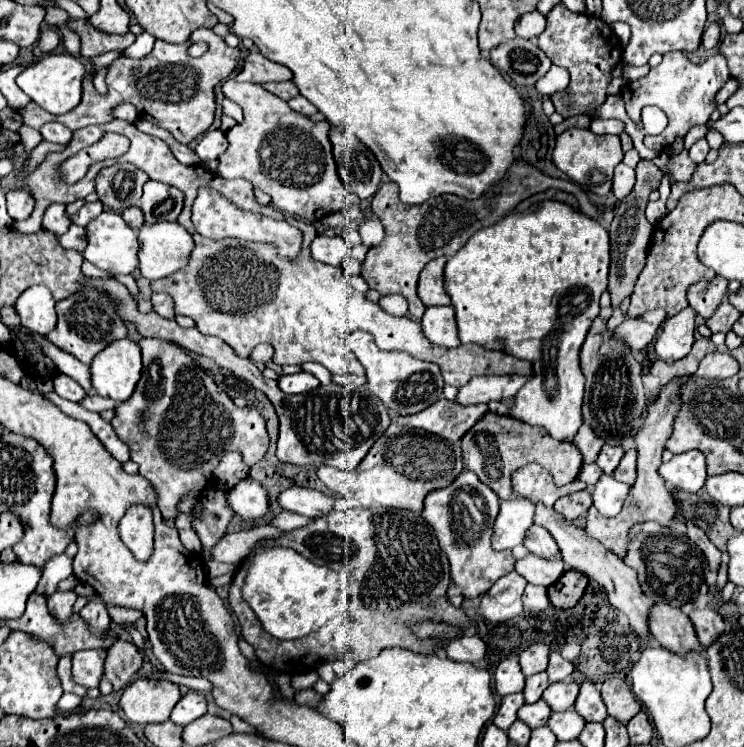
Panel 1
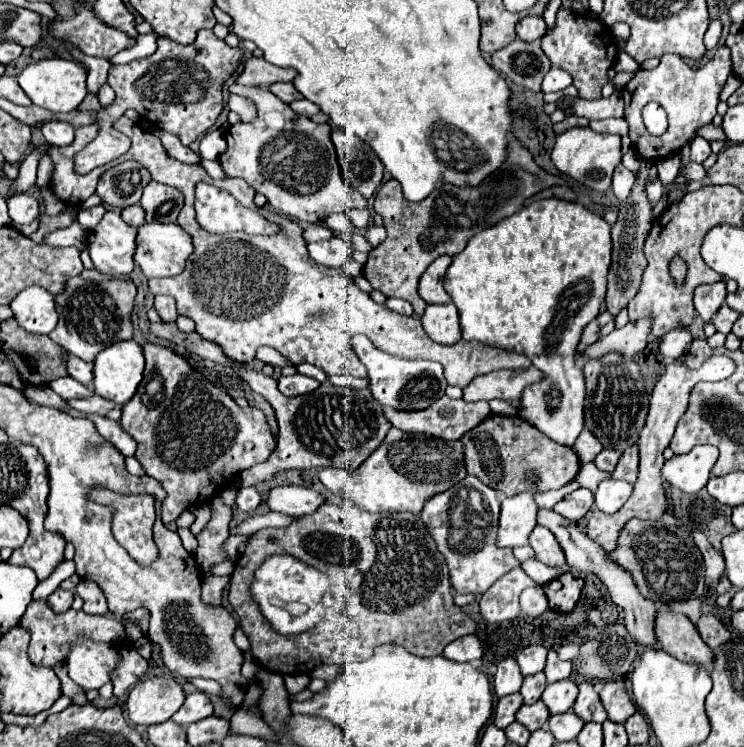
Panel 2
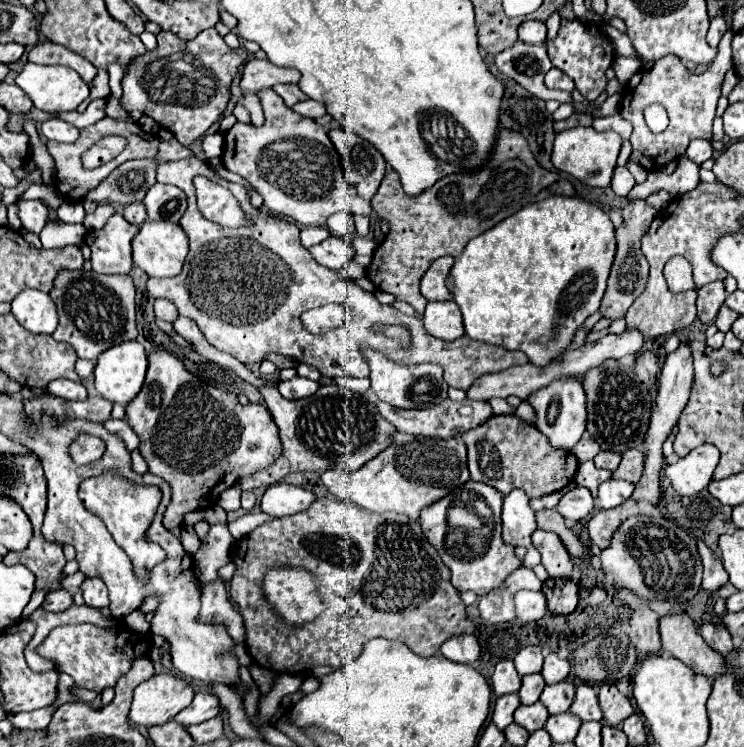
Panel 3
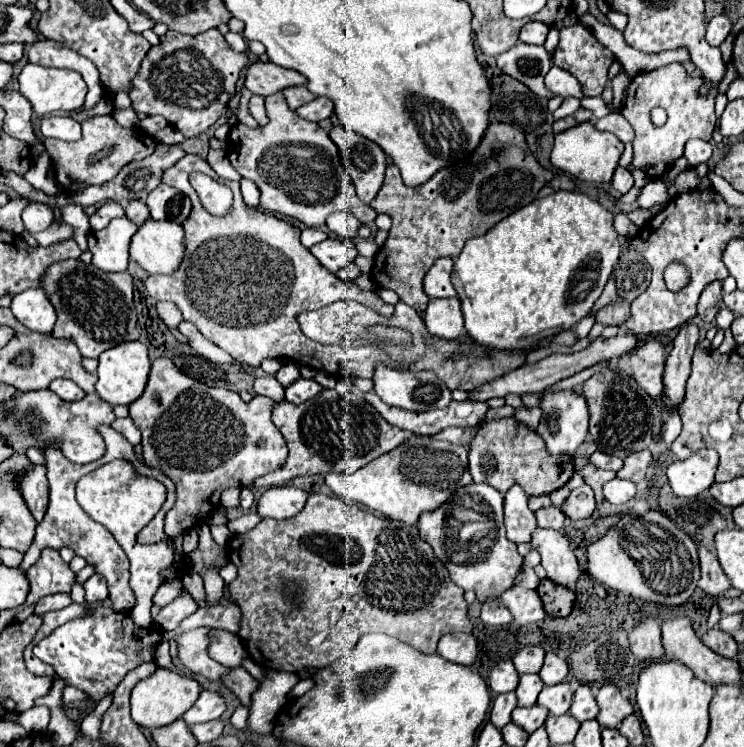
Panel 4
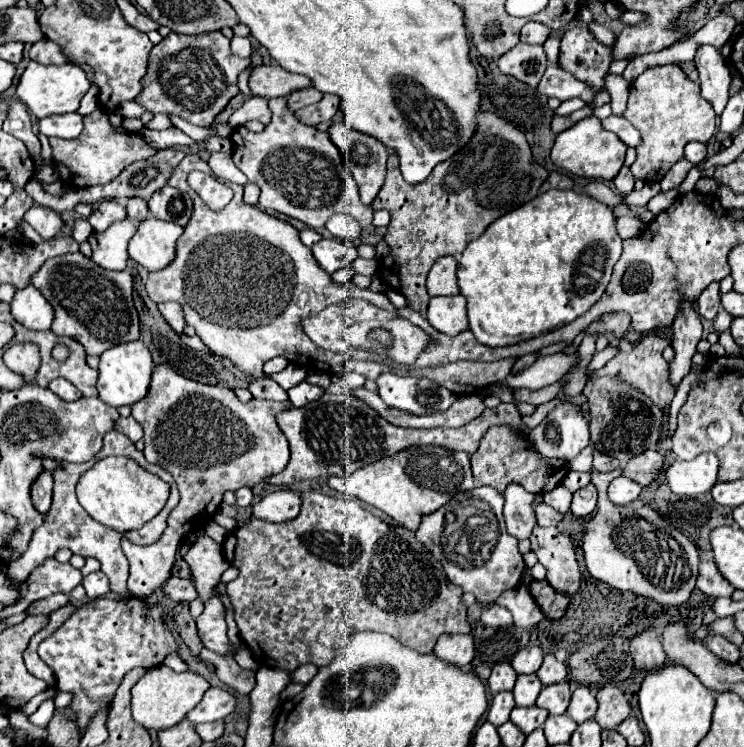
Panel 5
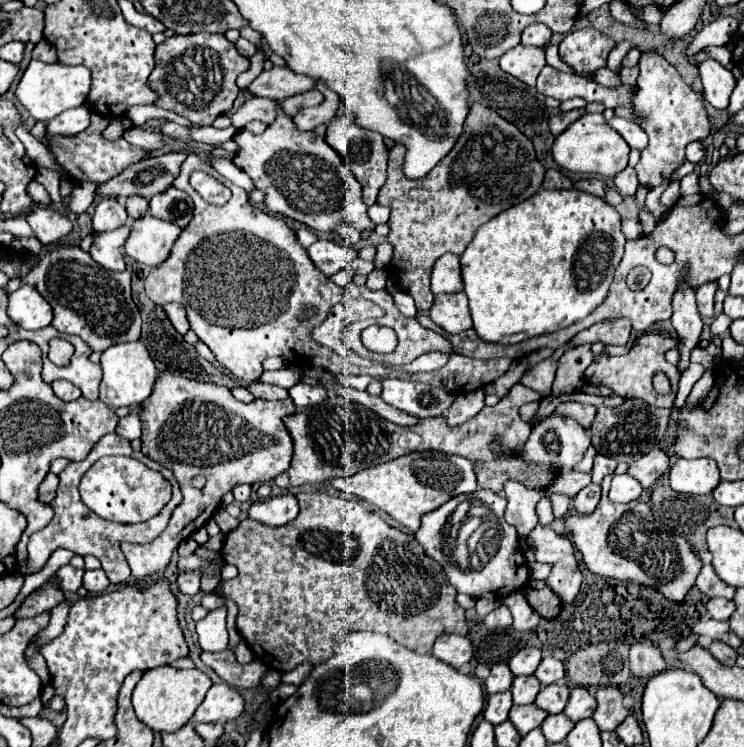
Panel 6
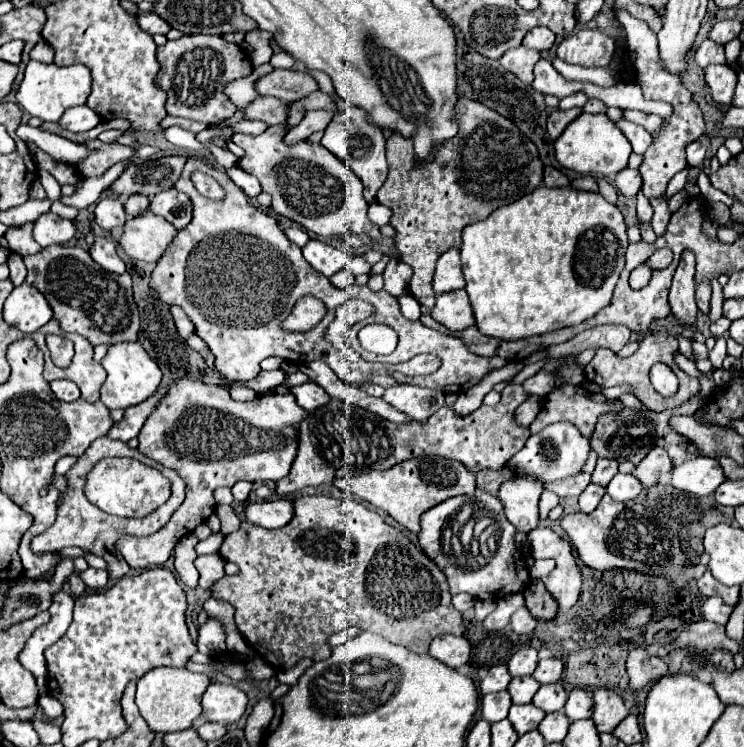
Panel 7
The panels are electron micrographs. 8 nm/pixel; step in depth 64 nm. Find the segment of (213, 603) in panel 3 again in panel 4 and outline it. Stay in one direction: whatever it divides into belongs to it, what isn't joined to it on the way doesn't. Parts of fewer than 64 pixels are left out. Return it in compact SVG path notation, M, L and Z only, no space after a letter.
M222 598L216 608L200 608L192 616L184 618L178 629L172 633L164 633L162 642L176 638L186 630L194 630L200 626L220 626L232 634L238 632L238 620L240 620L240 610L238 606L232 606L232 600Z

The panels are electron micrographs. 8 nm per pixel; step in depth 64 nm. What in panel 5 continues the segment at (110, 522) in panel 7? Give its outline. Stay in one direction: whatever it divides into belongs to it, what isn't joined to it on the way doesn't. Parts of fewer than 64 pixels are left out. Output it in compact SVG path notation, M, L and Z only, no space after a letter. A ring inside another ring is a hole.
M112 430L112 432L104 434L102 450L100 450L92 460L88 460L88 462L84 462L84 464L60 462L60 468L54 470L54 500L52 500L52 506L50 506L50 510L48 510L46 522L32 534L30 546L28 546L28 550L24 552L24 556L20 556L18 560L14 560L14 562L8 564L8 576L10 576L12 580L16 580L16 582L26 582L28 576L30 576L38 566L42 566L48 558L52 558L56 550L68 548L68 550L72 550L72 552L78 554L78 556L84 556L84 558L86 558L86 556L94 556L96 560L100 560L100 564L102 564L100 570L104 570L104 574L108 576L112 592L118 592L120 596L126 596L126 594L128 594L128 590L126 590L126 580L128 580L128 568L126 568L126 566L128 566L128 562L126 562L126 556L124 556L124 552L122 552L122 548L120 548L122 538L127 538L132 543L138 543L140 545L149 545L158 541L158 538L160 538L162 532L164 532L164 528L166 528L166 518L168 518L168 514L172 512L172 508L178 504L178 500L180 500L180 494L178 494L178 488L176 488L176 482L174 482L172 474L170 474L168 470L164 470L162 466L158 466L158 464L150 464L150 462L144 458L144 454L138 452L138 450L134 448L134 444L132 444L124 434ZM106 456L128 456L128 458L132 458L132 460L136 460L142 468L150 470L152 474L160 476L162 480L166 480L166 482L170 484L170 498L168 498L168 502L166 502L166 508L164 508L158 516L154 516L146 526L142 526L142 528L138 528L138 530L130 530L130 532L118 532L118 530L112 530L112 528L96 522L96 520L94 520L92 516L88 516L88 512L80 506L80 502L78 502L78 498L76 498L76 482L78 482L78 478L80 478L88 468L92 468L100 458L106 458Z

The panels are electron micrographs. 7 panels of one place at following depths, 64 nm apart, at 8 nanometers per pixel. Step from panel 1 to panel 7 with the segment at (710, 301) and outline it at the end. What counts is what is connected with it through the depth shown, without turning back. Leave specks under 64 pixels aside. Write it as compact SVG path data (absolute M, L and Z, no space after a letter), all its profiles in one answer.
M700 282L696 286L696 304L698 304L698 310L704 314L708 314L708 310L710 310L710 294L712 294L712 290L710 290L708 282Z

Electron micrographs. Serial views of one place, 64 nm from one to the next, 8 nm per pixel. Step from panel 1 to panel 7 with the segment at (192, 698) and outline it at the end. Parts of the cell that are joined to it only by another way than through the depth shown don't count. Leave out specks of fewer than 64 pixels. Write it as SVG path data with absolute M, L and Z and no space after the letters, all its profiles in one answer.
M210 684L202 696L202 716L208 722L222 722L222 724L234 724L242 718L248 704L248 696L232 686L232 684Z

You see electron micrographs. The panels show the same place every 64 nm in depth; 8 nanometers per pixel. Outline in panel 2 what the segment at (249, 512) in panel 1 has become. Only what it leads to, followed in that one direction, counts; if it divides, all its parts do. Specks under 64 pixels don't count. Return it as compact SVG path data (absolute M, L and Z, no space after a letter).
M240 488L240 490L238 490L236 504L238 504L240 510L252 512L252 510L256 510L258 504L260 504L260 494L258 494L254 488Z

